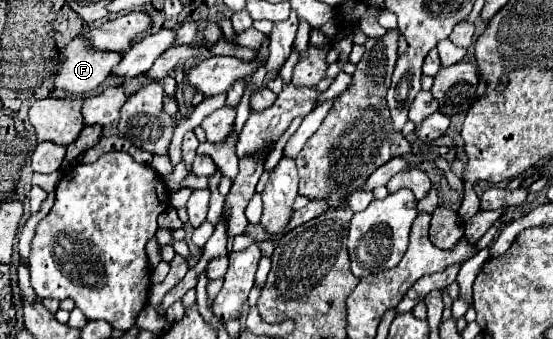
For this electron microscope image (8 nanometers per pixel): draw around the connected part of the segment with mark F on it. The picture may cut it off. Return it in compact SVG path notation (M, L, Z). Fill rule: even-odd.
M75 37L65 47L65 59L57 71L55 87L73 95L91 93L111 75L117 61L121 61L121 53L89 49L85 37Z

